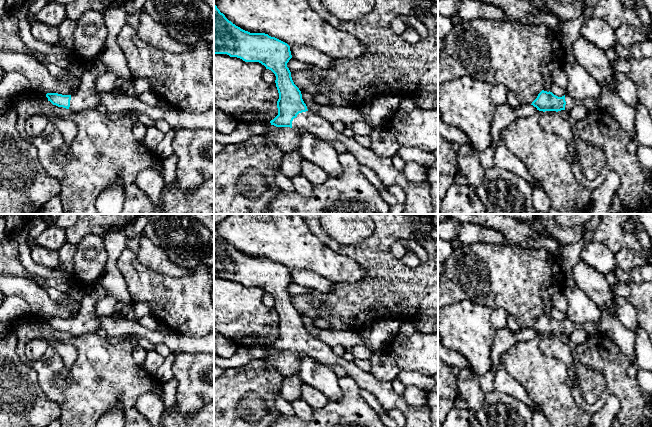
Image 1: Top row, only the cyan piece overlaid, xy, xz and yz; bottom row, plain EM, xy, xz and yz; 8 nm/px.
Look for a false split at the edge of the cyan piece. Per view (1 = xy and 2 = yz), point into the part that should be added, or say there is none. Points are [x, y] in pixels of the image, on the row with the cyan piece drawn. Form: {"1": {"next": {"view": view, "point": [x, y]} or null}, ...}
{"1": {"next": {"view": "xy", "point": [86, 96]}}, "2": {"next": {"view": "yz", "point": [570, 102]}}}

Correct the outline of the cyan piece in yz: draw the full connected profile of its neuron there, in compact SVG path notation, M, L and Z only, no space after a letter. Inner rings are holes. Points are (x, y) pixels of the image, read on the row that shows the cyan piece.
M542 90L537 98L532 102L531 105L537 108L539 111L561 111L567 110L570 111L577 101L565 94L562 97L554 95L552 92L547 92Z

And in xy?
M97 58L85 65L79 87L71 95L47 93L46 97L53 105L80 112L86 109L95 109L100 105L96 80L107 71L106 66Z

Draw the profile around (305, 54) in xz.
M290 46L292 58L316 66L319 68L330 68L334 59L307 46Z

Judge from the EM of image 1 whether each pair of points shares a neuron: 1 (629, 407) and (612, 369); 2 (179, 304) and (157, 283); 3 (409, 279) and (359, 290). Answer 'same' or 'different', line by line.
1: same
2: same
3: same

